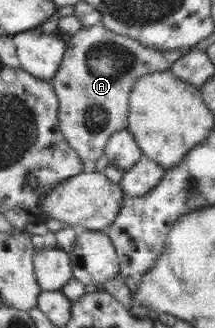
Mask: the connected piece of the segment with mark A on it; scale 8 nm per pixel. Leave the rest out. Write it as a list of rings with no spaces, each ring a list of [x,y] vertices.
[[[101,23],[82,28],[69,37],[60,65],[56,68],[49,82],[53,94],[57,97],[57,128],[68,147],[71,147],[78,154],[82,164],[87,161],[96,162],[103,155],[103,149],[110,135],[115,131],[125,129],[127,126],[129,110],[127,99],[133,83],[141,75],[168,69],[171,63],[184,53],[184,50],[160,51],[144,46],[135,39],[108,31]]]

